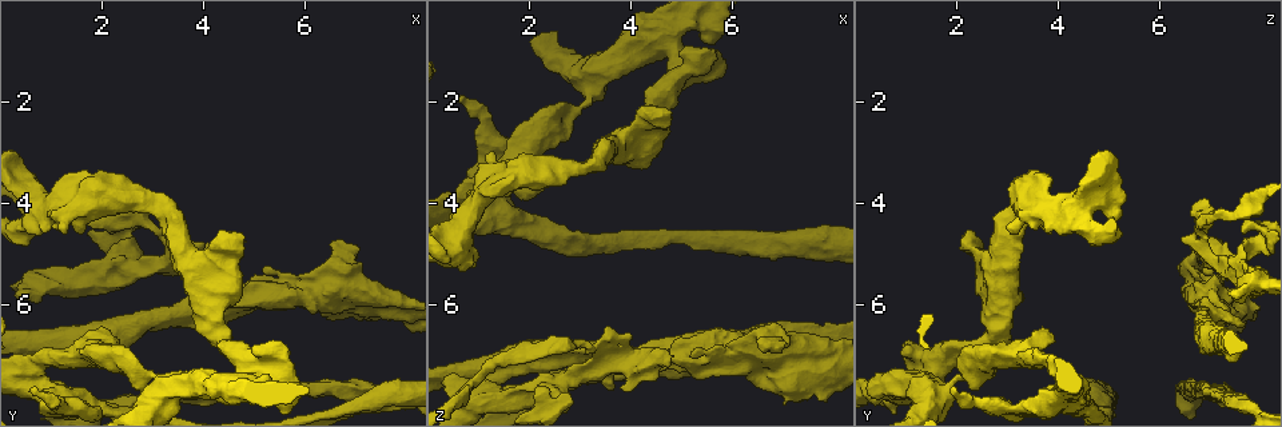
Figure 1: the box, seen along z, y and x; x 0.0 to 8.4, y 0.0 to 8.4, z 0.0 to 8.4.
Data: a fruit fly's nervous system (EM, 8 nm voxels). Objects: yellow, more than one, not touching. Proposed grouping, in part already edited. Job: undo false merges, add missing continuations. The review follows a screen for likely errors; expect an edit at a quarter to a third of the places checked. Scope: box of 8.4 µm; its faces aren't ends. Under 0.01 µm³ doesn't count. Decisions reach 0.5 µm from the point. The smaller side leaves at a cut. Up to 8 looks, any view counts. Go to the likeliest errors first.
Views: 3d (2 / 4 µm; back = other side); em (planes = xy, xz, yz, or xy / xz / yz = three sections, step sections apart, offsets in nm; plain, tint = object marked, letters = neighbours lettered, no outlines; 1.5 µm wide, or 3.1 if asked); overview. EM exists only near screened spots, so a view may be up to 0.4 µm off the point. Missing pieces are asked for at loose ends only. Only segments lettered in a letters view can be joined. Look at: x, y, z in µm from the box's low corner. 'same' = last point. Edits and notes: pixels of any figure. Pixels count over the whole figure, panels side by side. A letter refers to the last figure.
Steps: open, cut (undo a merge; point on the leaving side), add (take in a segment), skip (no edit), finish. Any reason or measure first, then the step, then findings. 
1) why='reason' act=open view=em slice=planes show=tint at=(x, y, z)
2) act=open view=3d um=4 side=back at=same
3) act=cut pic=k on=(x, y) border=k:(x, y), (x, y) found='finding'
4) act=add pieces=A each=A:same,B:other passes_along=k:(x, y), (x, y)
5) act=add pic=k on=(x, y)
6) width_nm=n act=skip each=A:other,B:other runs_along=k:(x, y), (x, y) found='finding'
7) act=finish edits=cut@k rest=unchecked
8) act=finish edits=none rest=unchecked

why='arms part here' act=open view=em slice=yz step=8 show=tint at=(2.30, 5.25, 7.50)

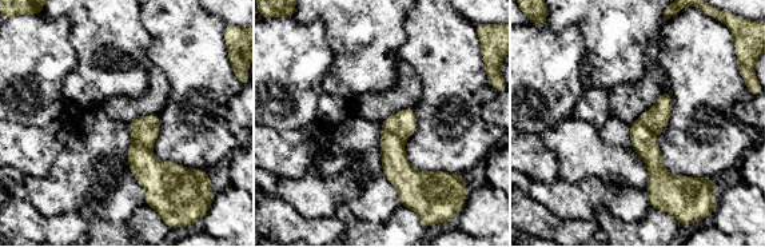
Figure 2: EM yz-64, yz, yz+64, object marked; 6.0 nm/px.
act=open view=em slice=planes show=tint at=same

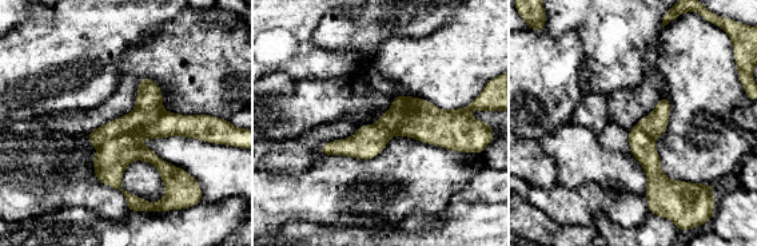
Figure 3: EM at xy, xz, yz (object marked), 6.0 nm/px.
why='see the neighbours' act=open view=em slice=planes show=letters at=same

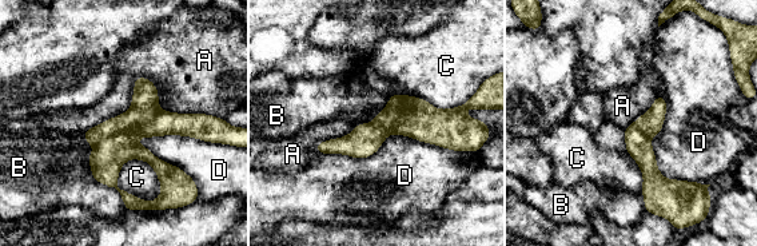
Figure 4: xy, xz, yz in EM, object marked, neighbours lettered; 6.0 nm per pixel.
width_nm=220 act=cut pic=4 on=(144, 106) each=A:other,B:other,C:other,D:other border=4:(162, 110), (94, 146) found='two cells meet here'

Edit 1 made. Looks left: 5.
act=open view=overview

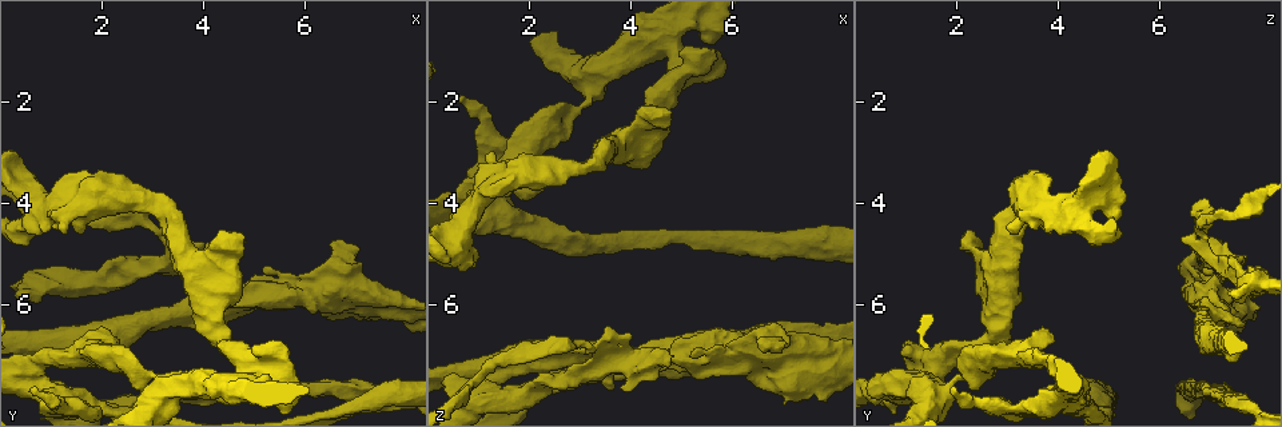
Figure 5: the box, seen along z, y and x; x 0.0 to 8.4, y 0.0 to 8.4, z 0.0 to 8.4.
why='free end' act=open view=3d um=2 side=back at=(3.65, 6.40, 7.60)

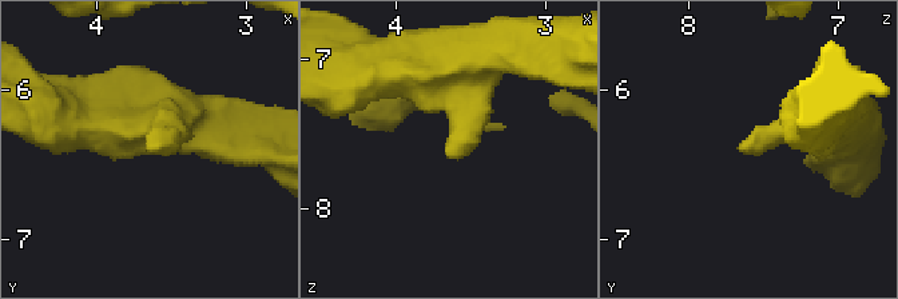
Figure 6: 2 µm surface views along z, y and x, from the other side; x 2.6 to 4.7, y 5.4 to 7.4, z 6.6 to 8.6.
why='need the tissue' act=open view=em slice=planes show=letters at=(3.66, 6.42, 7.60)

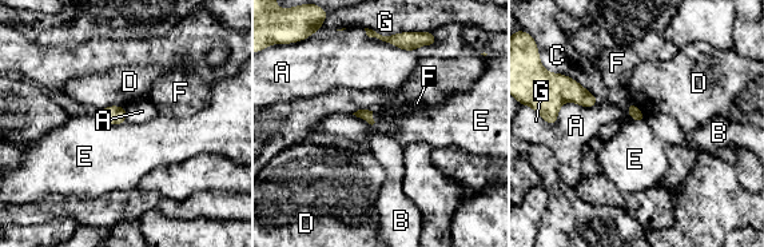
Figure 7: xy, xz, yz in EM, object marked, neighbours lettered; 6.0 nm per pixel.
act=skip each=A:other,B:other,C:other,D:other,E:other,F:other,G:other border=7:(351, 114), (371, 124), (375, 122) found='no lettered segment goes on from it'

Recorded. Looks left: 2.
why='free end' act=open view=3d um=4 at=(0.65, 7.65, 2.00)

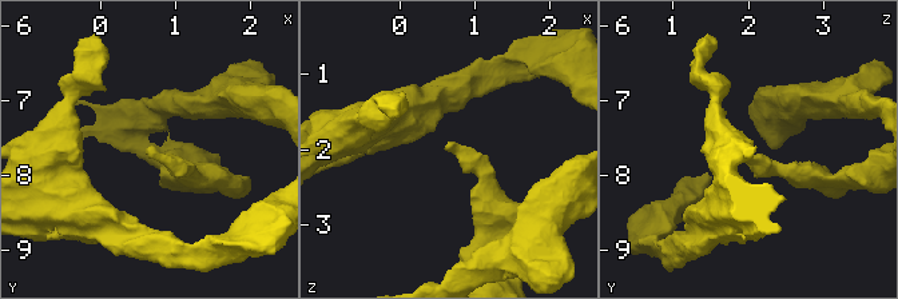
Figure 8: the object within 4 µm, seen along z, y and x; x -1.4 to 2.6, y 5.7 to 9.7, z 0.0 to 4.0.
act=open view=em slice=planes show=letters at=(0.60, 7.55, 1.95)

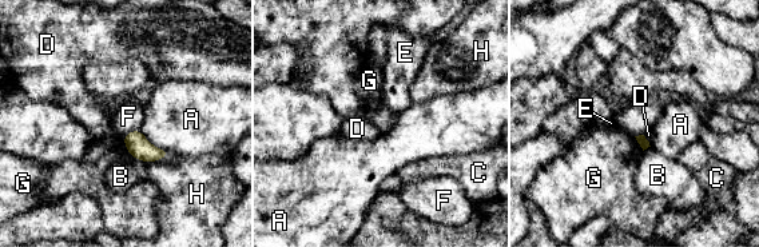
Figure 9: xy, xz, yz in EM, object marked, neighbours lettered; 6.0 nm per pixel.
act=skip each=A:other,B:other,C:other,D:other,E:other,F:other,G:other,H:other border=9:(139, 128), (122, 136) found='none of them fits'

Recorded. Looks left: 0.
act=finish edits=cut@4 rest=unchecked

